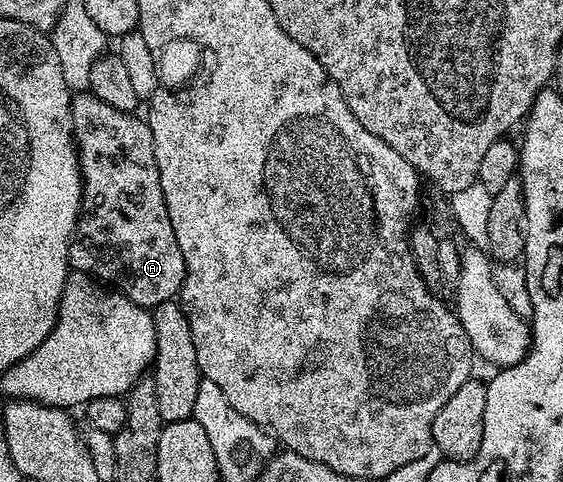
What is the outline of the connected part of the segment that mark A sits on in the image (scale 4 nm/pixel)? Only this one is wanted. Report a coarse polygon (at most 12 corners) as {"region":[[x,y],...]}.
{"region":[[78,92],[71,267],[147,308],[184,256],[149,126]]}

